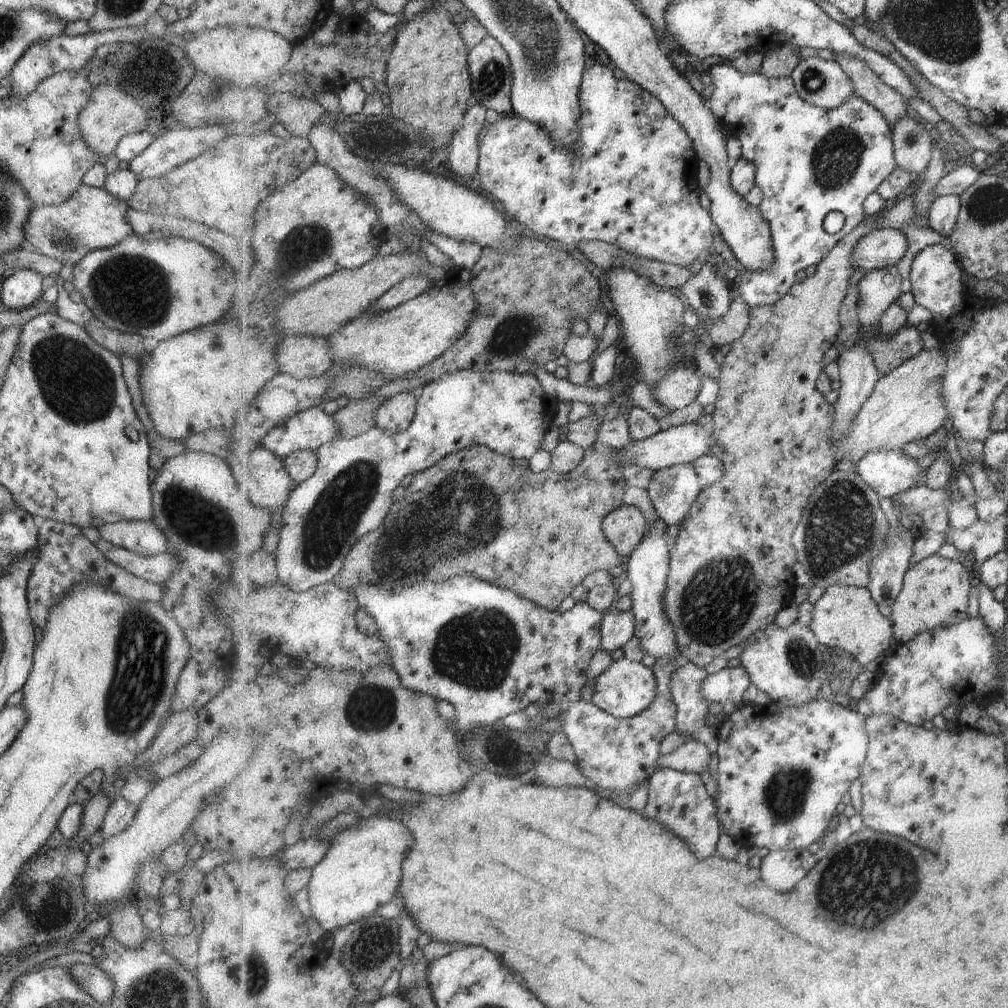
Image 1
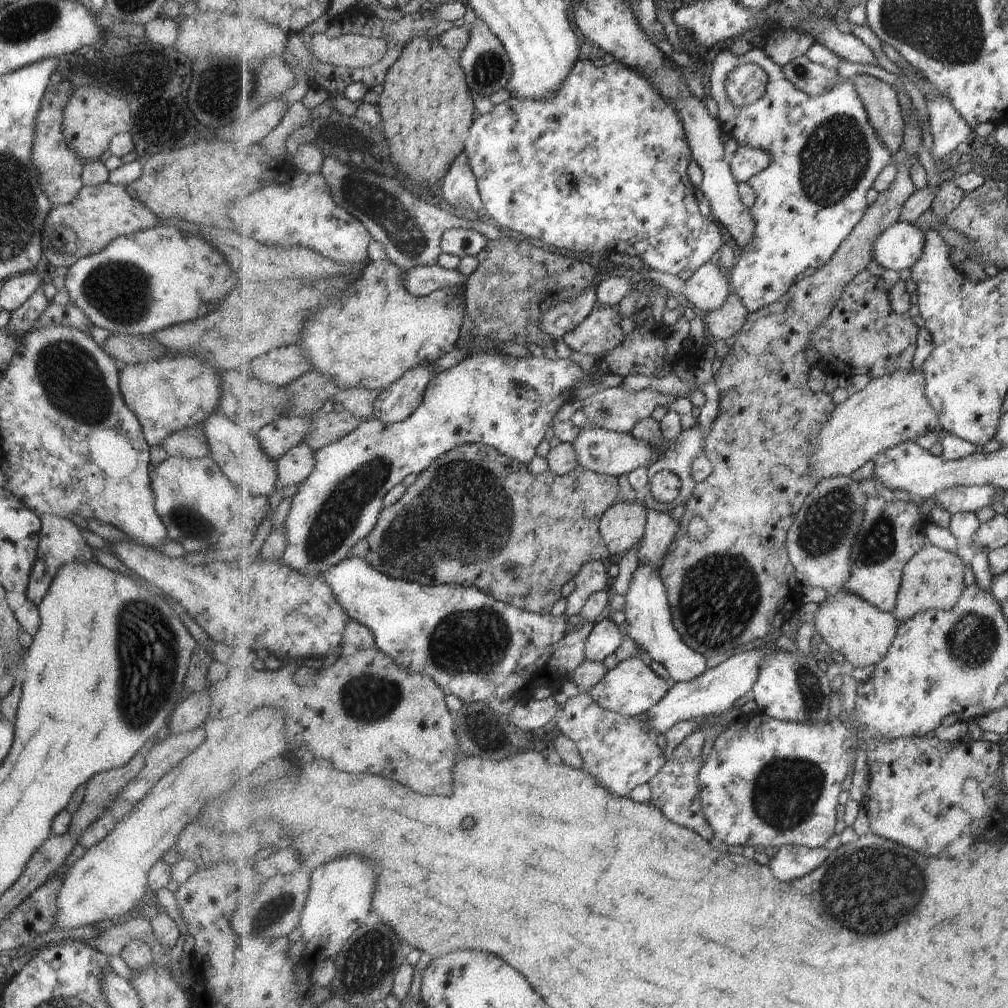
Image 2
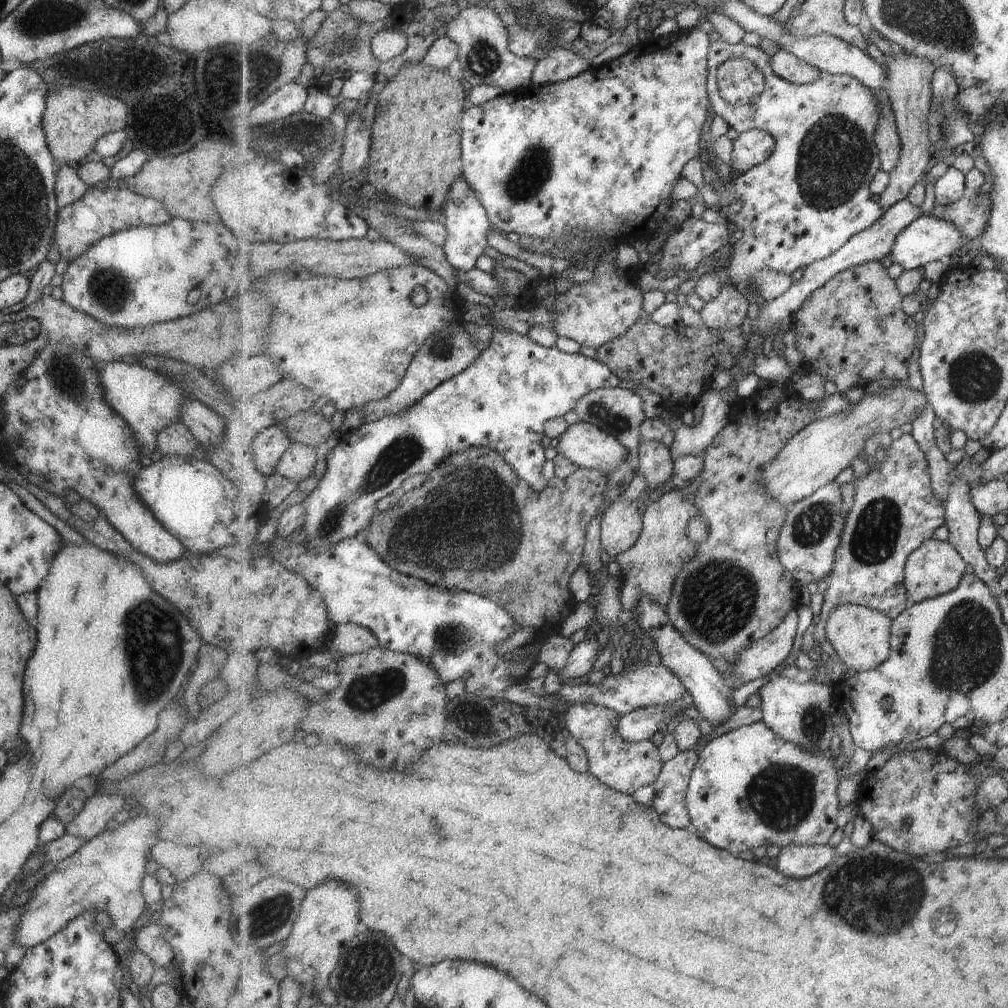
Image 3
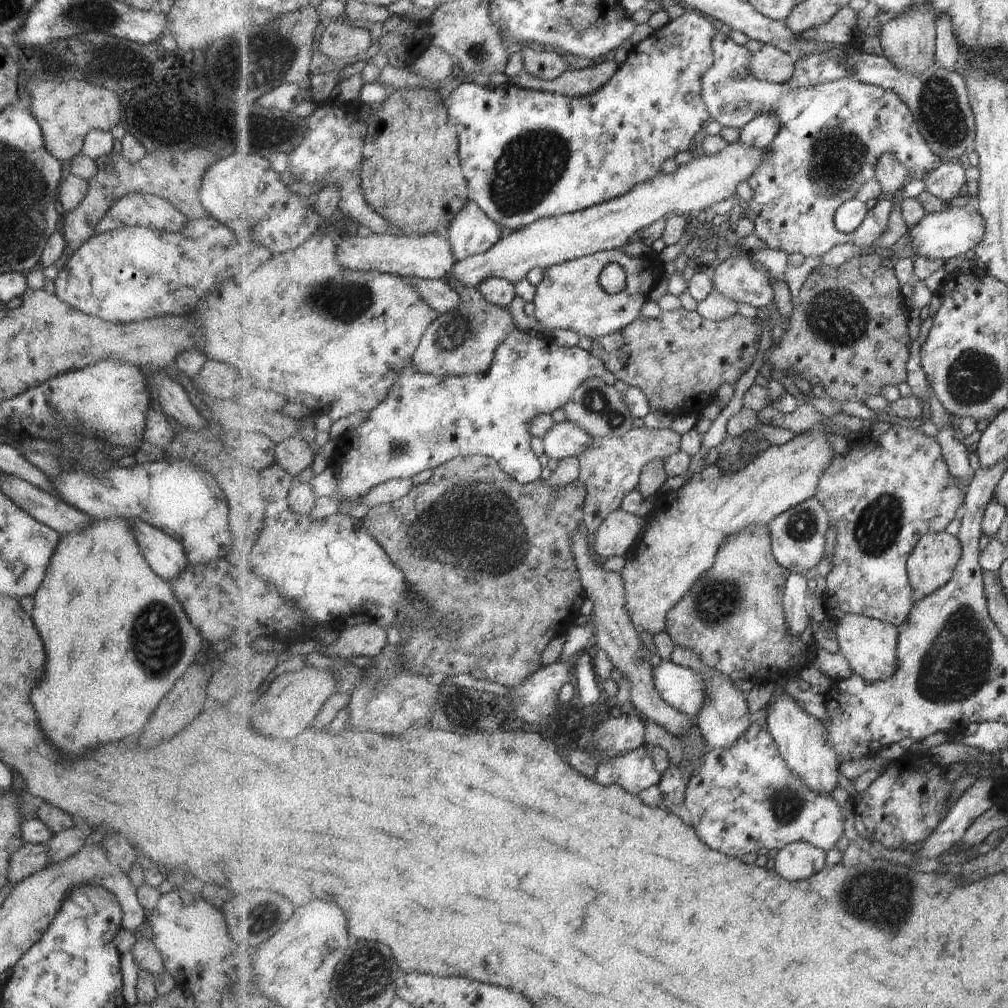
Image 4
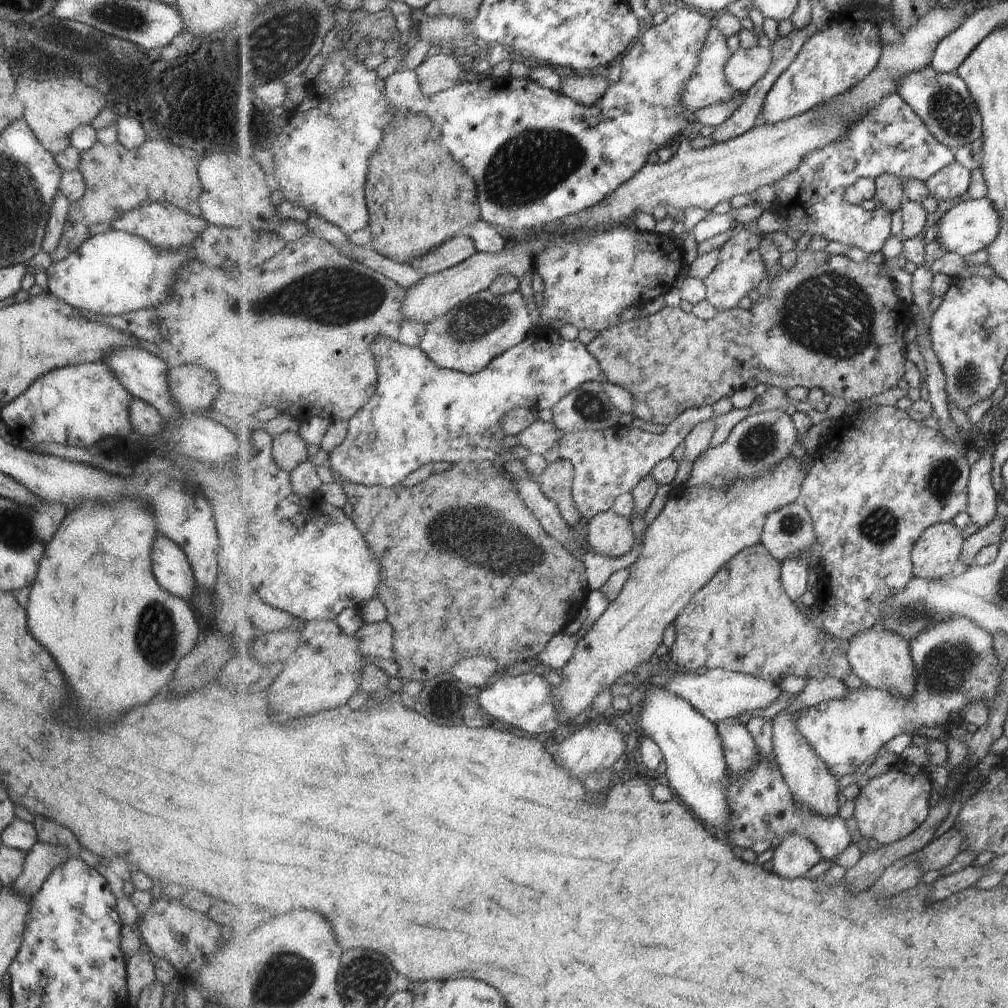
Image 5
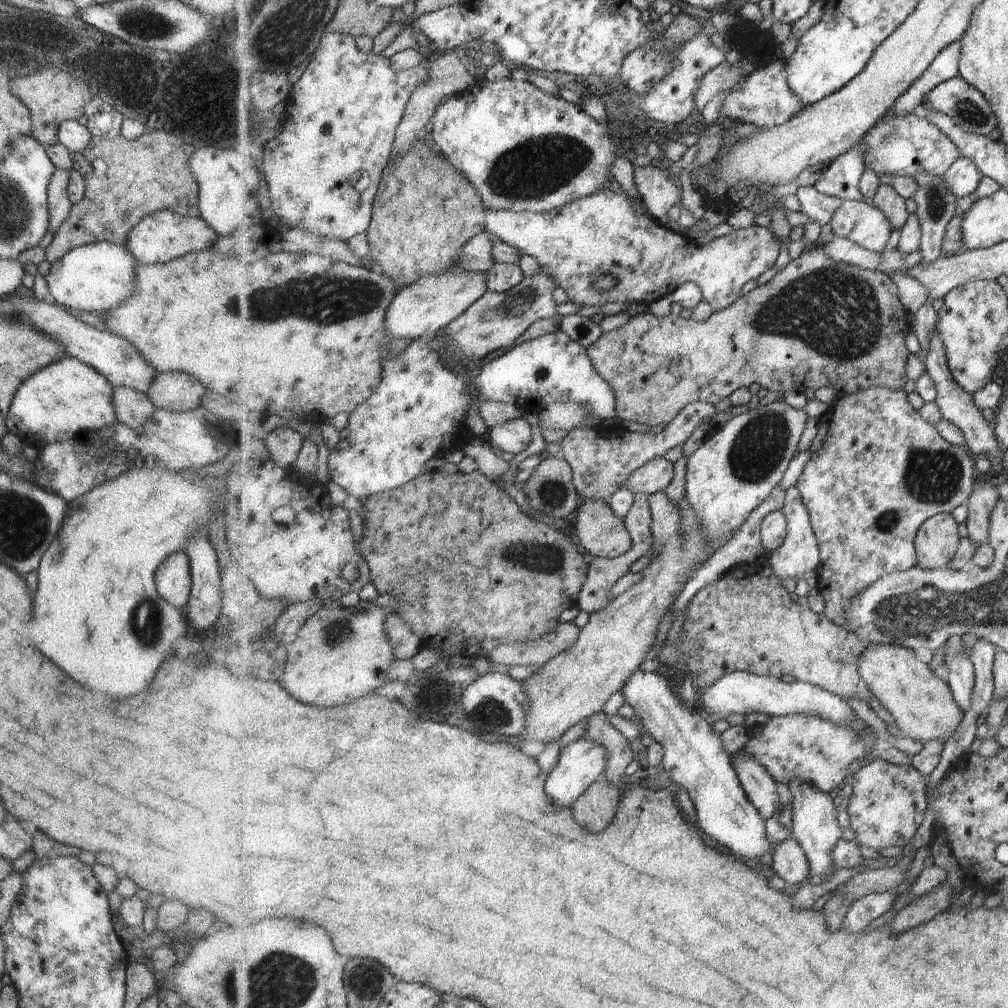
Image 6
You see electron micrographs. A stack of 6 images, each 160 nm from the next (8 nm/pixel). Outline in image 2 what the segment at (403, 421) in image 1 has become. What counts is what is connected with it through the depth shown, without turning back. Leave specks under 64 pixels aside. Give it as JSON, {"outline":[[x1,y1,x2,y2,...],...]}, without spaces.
{"outline":[[432,363,412,368,375,401,373,418,385,424,407,420,425,399,426,388,437,375]]}

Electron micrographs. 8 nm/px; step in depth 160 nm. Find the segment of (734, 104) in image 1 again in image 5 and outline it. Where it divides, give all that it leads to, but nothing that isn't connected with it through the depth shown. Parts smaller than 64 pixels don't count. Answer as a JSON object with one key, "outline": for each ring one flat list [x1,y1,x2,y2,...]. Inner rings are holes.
{"outline":[[713,27,701,51,699,64,682,92,682,103,688,111,695,112,713,105,732,103,737,101,741,94,745,94,737,92,724,75,724,66,733,58,734,54,729,50,727,37,721,32,721,29],[897,92,885,96,885,98,872,108,868,114,865,113,857,119,852,127,848,128,848,135,837,142,816,151,811,151,804,158,804,162,791,172,784,179,779,179,778,183,772,186,777,198,772,207,768,209,775,212,781,219,783,231,795,243,805,234,812,236,822,236,829,242,839,242,848,247,859,247,866,250,868,254,883,250,887,240,893,236,891,234,891,211,888,208,877,205,872,211,850,205,844,199,844,194,849,187,852,187,858,180,863,178,876,179,885,173,897,176,906,176,910,179,919,179,926,183,933,175,950,164,955,163,956,155,947,145,941,144,929,130,924,120,917,114,916,110]]}

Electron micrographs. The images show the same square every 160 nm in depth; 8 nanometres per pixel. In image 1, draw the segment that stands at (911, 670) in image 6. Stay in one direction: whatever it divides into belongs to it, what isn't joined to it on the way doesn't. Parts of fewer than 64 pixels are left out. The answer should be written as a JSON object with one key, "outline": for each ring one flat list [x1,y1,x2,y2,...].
{"outline":[[829,587,815,603,810,628,827,652,849,653,856,665,869,664,879,656,883,659,883,656,896,646,892,621,880,611,876,600,873,600,872,592,865,587]]}

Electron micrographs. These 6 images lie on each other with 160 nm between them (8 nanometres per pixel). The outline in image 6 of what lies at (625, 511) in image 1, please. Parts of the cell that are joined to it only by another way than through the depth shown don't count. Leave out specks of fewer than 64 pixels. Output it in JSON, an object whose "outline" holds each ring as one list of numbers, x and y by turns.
{"outline":[[581,500,574,520,576,536,595,557,616,559,633,548,625,519,617,516,608,502]]}

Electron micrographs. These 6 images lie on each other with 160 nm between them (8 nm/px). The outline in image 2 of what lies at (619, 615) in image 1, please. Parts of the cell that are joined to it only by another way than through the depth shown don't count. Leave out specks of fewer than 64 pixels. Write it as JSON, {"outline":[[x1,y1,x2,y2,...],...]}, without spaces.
{"outline":[[611,618,602,619,595,624,592,634,589,635,585,651,586,660,603,662,607,656,619,650,625,637,626,635,619,630,619,625]]}

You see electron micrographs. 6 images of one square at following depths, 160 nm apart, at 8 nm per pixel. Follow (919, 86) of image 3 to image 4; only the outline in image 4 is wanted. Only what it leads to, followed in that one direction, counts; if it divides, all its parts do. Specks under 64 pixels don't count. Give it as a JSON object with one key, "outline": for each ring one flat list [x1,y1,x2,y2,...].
{"outline":[[930,3,916,5,895,19,884,21,880,33,882,54,900,69,908,69,912,73,924,73,935,66,936,60,936,19,935,10]]}

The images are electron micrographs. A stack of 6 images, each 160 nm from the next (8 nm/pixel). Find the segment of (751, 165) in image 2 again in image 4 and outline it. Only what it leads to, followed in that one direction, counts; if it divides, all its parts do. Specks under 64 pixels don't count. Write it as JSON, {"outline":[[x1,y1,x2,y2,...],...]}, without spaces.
{"outline":[[771,113,760,114,741,129,740,141,747,146,769,150,780,130,781,123,777,115]]}

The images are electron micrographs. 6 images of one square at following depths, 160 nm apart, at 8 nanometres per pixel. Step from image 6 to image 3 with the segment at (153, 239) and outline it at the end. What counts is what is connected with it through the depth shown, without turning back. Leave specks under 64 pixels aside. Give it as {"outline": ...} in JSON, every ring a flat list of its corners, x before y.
{"outline":[[123,185,103,189,88,187,84,195,73,204,58,209,51,244,57,248,57,252,69,264,101,237,124,228,160,225,170,218,170,213,165,210,159,201,134,193]]}

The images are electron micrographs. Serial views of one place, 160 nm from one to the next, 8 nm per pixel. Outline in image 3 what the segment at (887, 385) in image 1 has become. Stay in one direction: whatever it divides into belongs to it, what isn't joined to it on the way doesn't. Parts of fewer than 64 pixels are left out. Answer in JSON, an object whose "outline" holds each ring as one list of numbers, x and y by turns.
{"outline":[[897,382,895,387,885,387,880,393,864,393,857,403,841,412,815,419,796,434,780,452,762,478,762,485,786,509,807,499,816,490,829,484,849,468,865,448,865,440,877,440,883,432,899,428,917,420,928,411,925,391,917,390,909,382]]}

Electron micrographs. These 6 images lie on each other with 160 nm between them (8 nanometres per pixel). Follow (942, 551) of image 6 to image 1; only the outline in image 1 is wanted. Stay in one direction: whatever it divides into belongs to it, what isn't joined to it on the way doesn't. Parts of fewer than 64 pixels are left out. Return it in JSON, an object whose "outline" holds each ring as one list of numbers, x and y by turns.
{"outline":[[933,555,912,566,907,571,904,587,892,606,891,621,896,644,908,643,918,634,964,621,969,612,969,594,969,572,956,558,947,559]]}

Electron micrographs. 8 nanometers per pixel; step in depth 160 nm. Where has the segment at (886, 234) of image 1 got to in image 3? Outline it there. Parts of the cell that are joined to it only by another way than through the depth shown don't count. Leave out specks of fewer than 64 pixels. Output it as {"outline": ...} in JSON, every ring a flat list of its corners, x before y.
{"outline":[[935,215,920,216,914,220,895,239,890,256,893,263,902,266,905,271,921,270,925,265,940,261,943,263,951,254,963,248,964,233,953,223,943,220]]}

